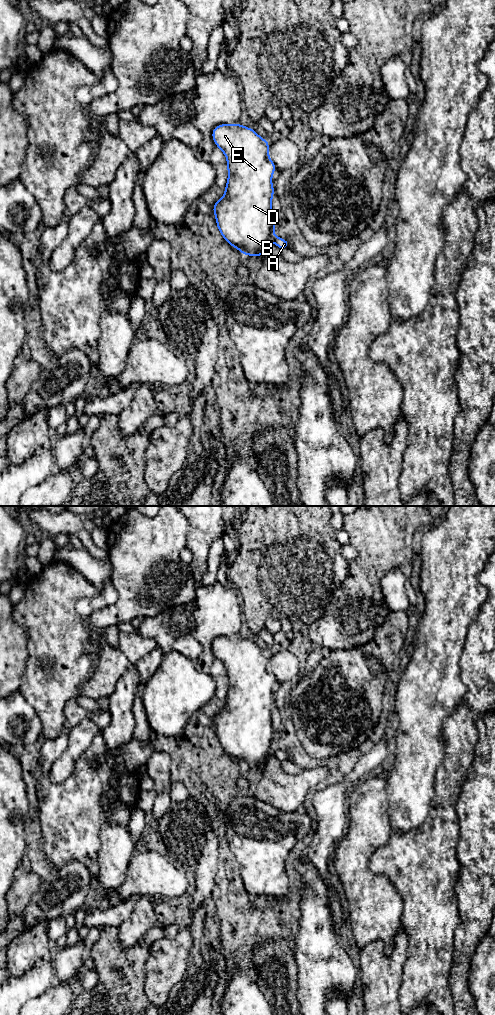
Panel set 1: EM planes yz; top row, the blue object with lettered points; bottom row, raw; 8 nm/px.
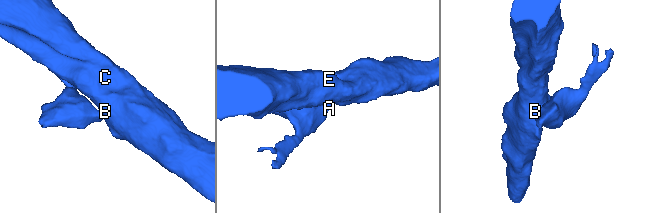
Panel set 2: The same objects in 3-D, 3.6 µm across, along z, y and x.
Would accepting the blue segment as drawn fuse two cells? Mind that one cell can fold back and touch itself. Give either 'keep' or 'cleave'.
cleave

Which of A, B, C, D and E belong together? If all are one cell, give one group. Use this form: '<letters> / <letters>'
A / B C D E

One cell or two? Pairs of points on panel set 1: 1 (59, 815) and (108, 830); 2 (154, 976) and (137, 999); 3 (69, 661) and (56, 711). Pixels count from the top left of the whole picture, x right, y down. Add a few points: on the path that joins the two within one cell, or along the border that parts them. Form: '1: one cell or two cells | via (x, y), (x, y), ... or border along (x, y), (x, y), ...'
1: two cells | border along (105, 814), (102, 817), (101, 844), (97, 851)
2: two cells | border along (144, 967), (144, 992), (151, 1003)
3: one cell | via (63, 673), (56, 680), (56, 699)

